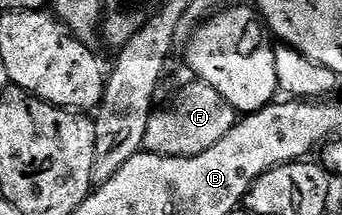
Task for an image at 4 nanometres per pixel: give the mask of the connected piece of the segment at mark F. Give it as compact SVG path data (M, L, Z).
M196 79L190 82L174 95L173 102L166 109L154 108L147 123L144 152L164 157L203 155L203 151L215 147L215 143L219 143L219 139L237 125L237 110L227 103L227 99L223 99L223 95L219 95L219 91L215 91L215 87Z

